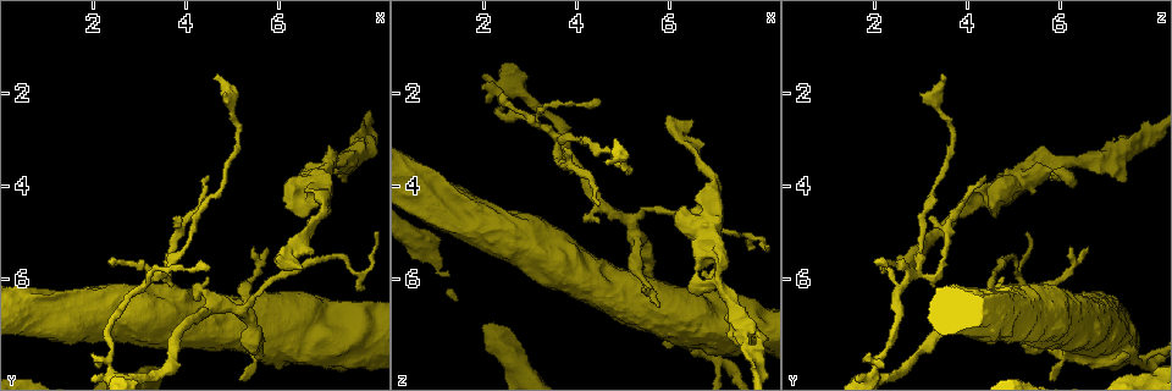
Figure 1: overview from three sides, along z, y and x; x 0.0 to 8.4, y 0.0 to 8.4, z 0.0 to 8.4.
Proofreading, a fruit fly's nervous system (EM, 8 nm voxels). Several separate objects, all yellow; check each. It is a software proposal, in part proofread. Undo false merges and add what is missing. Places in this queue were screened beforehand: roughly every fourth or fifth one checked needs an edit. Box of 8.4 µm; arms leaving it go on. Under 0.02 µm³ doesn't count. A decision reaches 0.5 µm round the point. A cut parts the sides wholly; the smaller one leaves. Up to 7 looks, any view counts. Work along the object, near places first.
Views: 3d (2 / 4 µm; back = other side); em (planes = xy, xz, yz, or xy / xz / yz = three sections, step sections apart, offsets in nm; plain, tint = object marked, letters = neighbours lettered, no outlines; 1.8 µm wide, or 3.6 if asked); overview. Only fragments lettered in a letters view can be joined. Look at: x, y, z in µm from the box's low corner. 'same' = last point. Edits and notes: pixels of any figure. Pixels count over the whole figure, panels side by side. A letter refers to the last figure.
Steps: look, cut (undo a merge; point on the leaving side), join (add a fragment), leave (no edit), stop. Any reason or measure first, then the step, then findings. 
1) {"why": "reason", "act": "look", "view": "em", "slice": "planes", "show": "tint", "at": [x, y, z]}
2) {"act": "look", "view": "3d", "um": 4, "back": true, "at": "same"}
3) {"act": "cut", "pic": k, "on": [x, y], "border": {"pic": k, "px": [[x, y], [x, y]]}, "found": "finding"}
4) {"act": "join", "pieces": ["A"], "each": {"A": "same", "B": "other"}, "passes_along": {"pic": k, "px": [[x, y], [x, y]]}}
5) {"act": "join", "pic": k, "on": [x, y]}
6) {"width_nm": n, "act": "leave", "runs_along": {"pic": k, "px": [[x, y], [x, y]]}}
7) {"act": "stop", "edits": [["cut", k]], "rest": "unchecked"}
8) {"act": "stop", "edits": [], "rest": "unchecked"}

{"why": "tapers out", "act": "look", "view": "em", "um": 3.6, "slice": "yz", "step": 16, "show": "tint", "at": [4.60, 1.65, 3.55]}

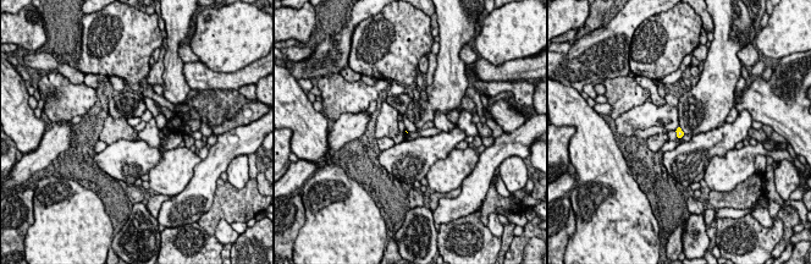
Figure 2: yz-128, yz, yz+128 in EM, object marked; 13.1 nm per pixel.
{"act": "look", "view": "em", "um": 3.6, "slice": "planes", "show": "letters", "at": "same"}

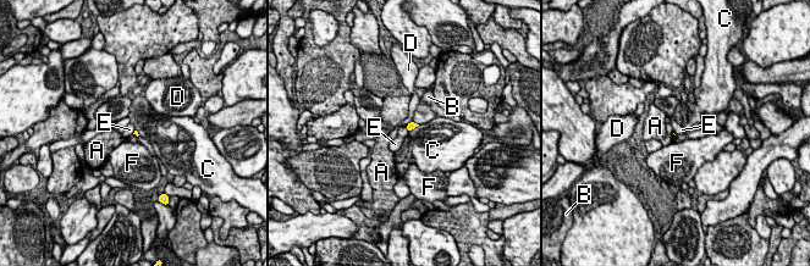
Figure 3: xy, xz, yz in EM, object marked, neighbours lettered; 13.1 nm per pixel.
{"longest_contact_nm": ["C", 190], "act": "leave", "each": {"A": "other", "B": "other", "C": "other", "D": "other", "E": "other", "F": "other"}, "border": {"pic": 3, "px": [[406, 126], [408, 131]]}, "found": "no lettered fragment goes on from it"}

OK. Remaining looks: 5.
{"why": "closes a loop", "act": "look", "view": "em", "slice": "xy", "step": 8, "show": "tint", "at": [6.80, 3.70, 6.25]}

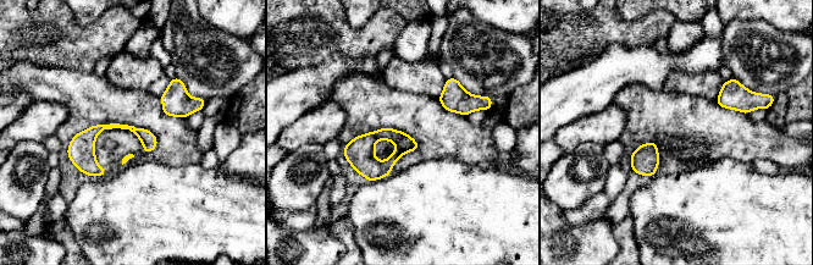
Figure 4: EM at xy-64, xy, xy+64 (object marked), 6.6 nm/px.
{"act": "look", "view": "em", "slice": "planes", "show": "letters", "at": "same"}

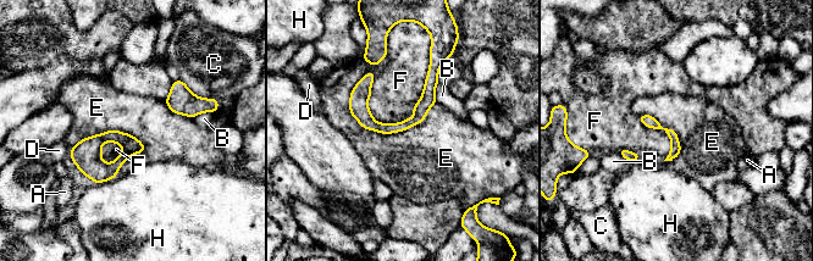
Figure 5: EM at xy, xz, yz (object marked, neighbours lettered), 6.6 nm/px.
{"width_nm": 70, "act": "leave", "each": {"A": "other", "B": "other", "C": "other", "D": "other", "E": "other", "F": "other", "H": "other"}, "border": {"pic": 5, "px": [[437, 103], [390, 133], [348, 110]]}, "found": "continuous, no second neuron"}

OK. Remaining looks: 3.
{"why": "an open end", "act": "look", "view": "3d", "um": 4, "at": [6.50, 4.70, 4.60]}

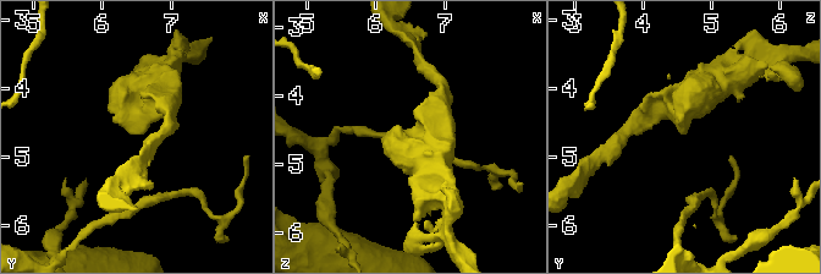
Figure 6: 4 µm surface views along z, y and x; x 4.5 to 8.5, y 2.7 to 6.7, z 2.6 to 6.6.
{"why": "now the EM", "act": "look", "view": "em", "slice": "planes", "show": "letters", "at": [6.50, 4.65, 4.60]}

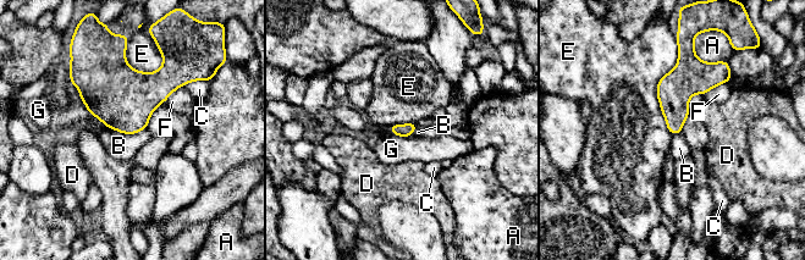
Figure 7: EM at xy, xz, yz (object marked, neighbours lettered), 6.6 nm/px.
{"act": "leave", "each": {"A": "other", "B": "other", "C": "other", "D": "other", "E": "other", "F": "other", "G": "other"}, "border": {"pic": 7, "px": [[105, 125], [125, 133], [145, 128]]}, "found": "no lettered fragment goes on from it"}

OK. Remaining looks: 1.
{"act": "stop", "edits": [], "rest": "unchecked"}

